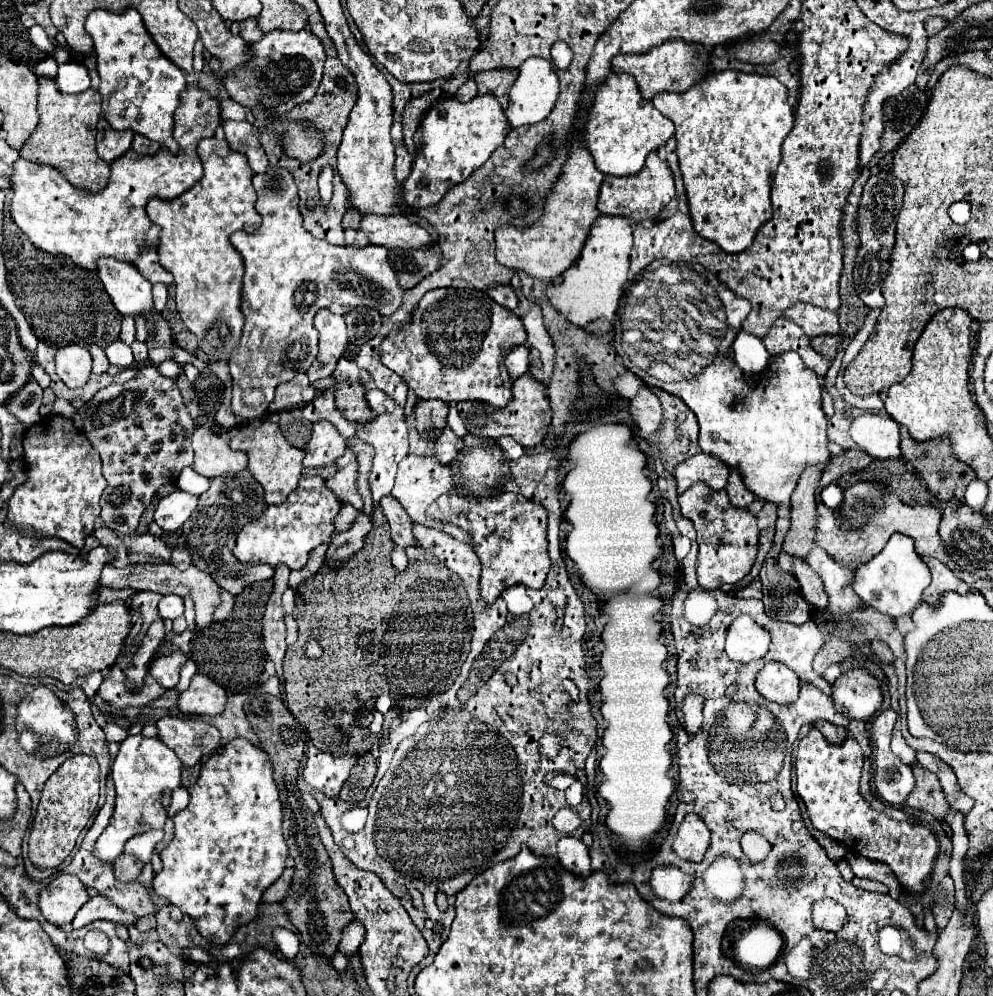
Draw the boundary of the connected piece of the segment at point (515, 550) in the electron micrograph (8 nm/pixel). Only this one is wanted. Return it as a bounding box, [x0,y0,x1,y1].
[427,491,551,605]

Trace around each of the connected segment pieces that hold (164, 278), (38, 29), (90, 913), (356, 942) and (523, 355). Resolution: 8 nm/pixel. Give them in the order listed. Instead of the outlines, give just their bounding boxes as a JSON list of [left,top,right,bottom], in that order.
[[135,249,173,285],[29,25,53,53],[73,897,135,929],[339,921,365,957],[505,345,529,379]]

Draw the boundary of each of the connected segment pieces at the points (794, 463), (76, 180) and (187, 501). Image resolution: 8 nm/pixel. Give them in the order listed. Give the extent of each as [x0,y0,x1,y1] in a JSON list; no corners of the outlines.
[[631,275,831,509],[19,77,109,189],[155,491,197,531]]

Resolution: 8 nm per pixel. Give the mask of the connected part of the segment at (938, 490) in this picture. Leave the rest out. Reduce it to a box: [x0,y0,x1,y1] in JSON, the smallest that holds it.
[901,427,975,501]

